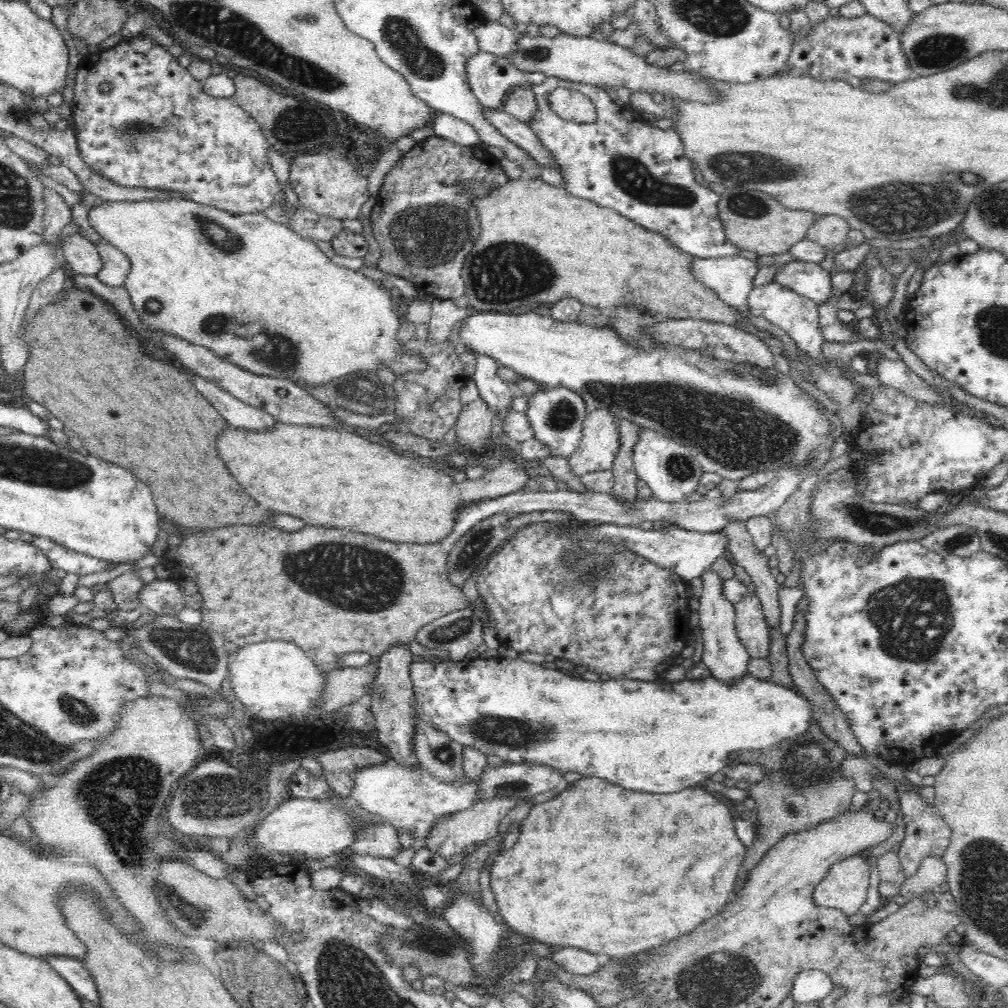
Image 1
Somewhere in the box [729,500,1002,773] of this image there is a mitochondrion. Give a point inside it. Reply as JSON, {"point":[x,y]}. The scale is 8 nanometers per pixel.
{"point":[912,618]}

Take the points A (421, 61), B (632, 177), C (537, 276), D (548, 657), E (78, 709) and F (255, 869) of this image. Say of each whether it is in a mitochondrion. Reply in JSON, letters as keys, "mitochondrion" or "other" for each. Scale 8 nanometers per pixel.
{"A":"mitochondrion","B":"mitochondrion","C":"mitochondrion","D":"other","E":"mitochondrion","F":"other"}

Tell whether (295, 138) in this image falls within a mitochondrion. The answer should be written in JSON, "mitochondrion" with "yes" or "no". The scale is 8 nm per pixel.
{"mitochondrion":"yes"}

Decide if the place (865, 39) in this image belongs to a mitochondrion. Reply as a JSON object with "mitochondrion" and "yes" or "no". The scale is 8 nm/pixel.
{"mitochondrion":"no"}

